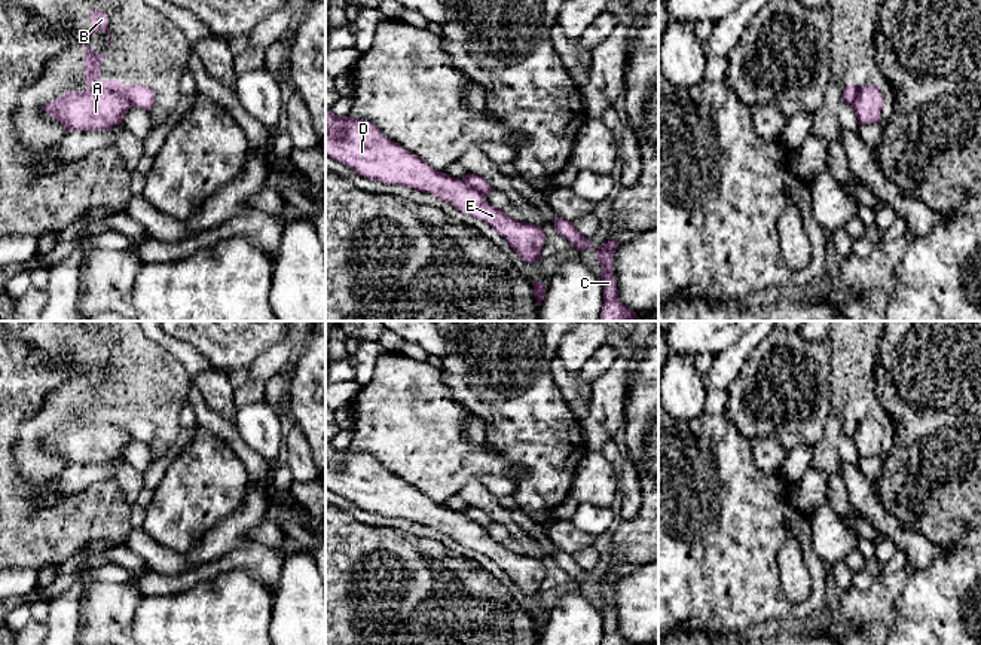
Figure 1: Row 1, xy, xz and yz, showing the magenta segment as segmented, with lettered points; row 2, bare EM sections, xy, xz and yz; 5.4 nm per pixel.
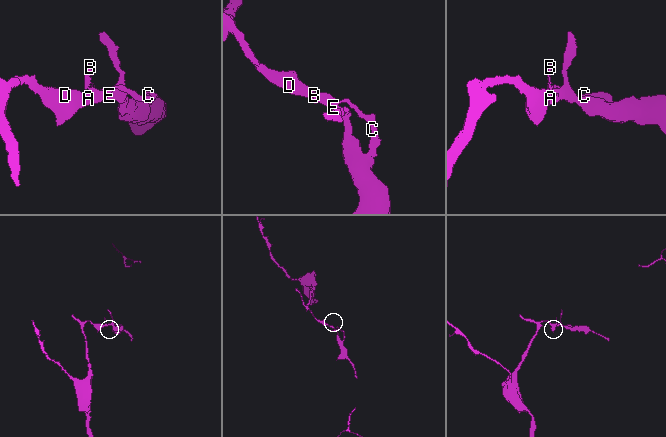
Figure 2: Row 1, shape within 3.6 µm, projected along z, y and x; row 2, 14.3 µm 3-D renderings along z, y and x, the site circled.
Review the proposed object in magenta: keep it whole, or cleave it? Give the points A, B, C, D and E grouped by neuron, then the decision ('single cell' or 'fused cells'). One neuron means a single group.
A D E / B C | fused cells

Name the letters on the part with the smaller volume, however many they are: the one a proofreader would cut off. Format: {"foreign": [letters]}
{"foreign": ["B", "C"]}

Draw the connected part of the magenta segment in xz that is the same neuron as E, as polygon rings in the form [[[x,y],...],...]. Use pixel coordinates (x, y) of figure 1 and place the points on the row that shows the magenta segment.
[[[326,107],[326,156],[364,178],[431,193],[492,226],[526,263],[537,263],[545,244],[541,226],[510,218],[465,181],[436,171],[391,141],[369,120],[337,116]]]

